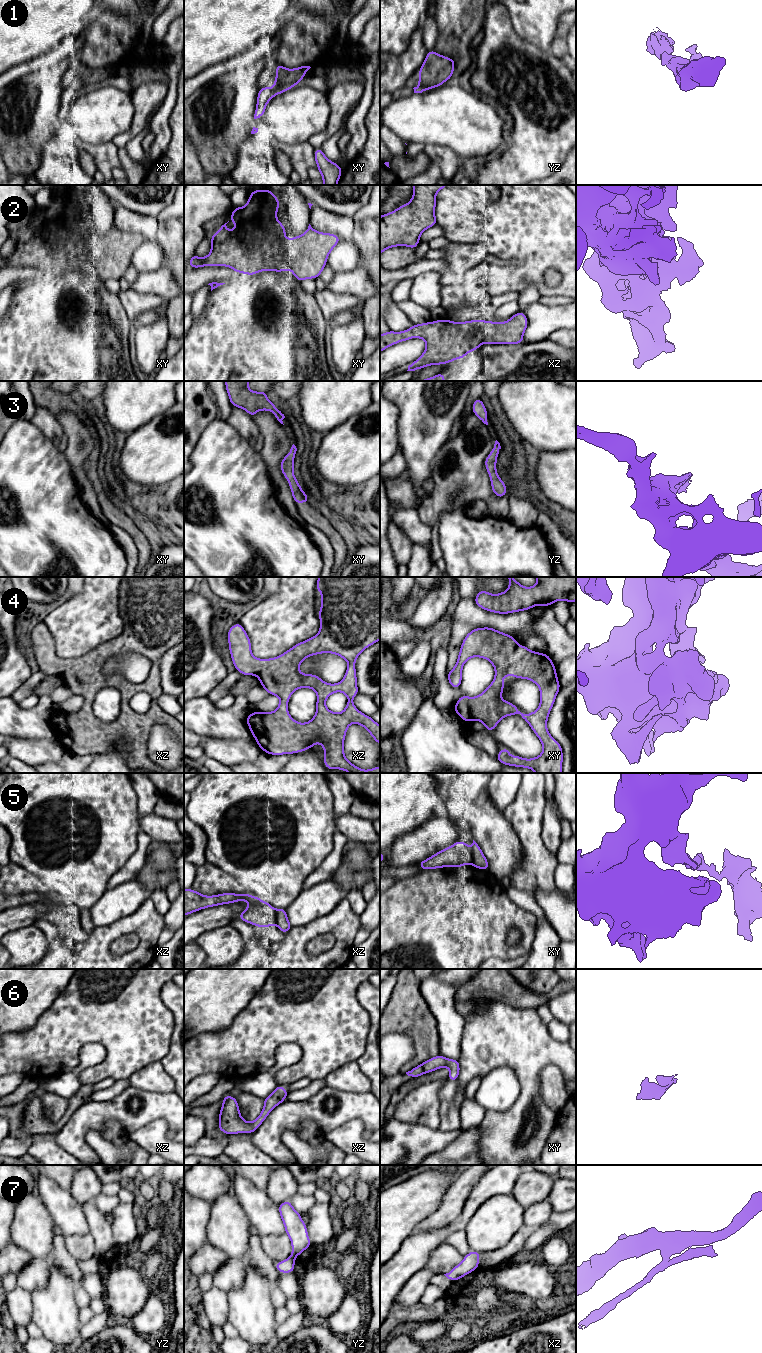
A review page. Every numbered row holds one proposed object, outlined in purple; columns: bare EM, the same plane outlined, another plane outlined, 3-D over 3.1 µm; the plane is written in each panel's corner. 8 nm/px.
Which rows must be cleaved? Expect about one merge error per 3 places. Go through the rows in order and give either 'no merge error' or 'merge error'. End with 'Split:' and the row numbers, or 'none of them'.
1: no merge error
2: no merge error
3: no merge error
4: no merge error
5: merge error
6: no merge error
7: merge error
Split: 5, 7

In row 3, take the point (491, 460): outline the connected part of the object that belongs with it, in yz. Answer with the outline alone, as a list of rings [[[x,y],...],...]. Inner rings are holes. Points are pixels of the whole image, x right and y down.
[[[496,440],[491,453],[484,461],[488,475],[490,476],[492,491],[498,498],[506,496],[507,493],[507,486],[498,476],[498,472],[496,471],[497,457],[500,449],[500,443]]]

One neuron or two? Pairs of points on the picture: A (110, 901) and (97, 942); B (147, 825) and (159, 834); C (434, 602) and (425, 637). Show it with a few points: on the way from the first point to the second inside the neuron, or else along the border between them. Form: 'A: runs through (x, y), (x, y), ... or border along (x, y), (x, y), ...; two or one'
A: border along (124, 917), (109, 924), (96, 927); two
B: runs through (150, 825), (156, 831); one
C: border along (445, 613), (422, 631), (415, 631), (406, 621); two

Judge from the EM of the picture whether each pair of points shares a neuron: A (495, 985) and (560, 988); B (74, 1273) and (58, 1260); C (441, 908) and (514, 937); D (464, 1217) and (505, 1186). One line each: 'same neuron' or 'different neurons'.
A: same neuron
B: same neuron
C: different neurons
D: same neuron

